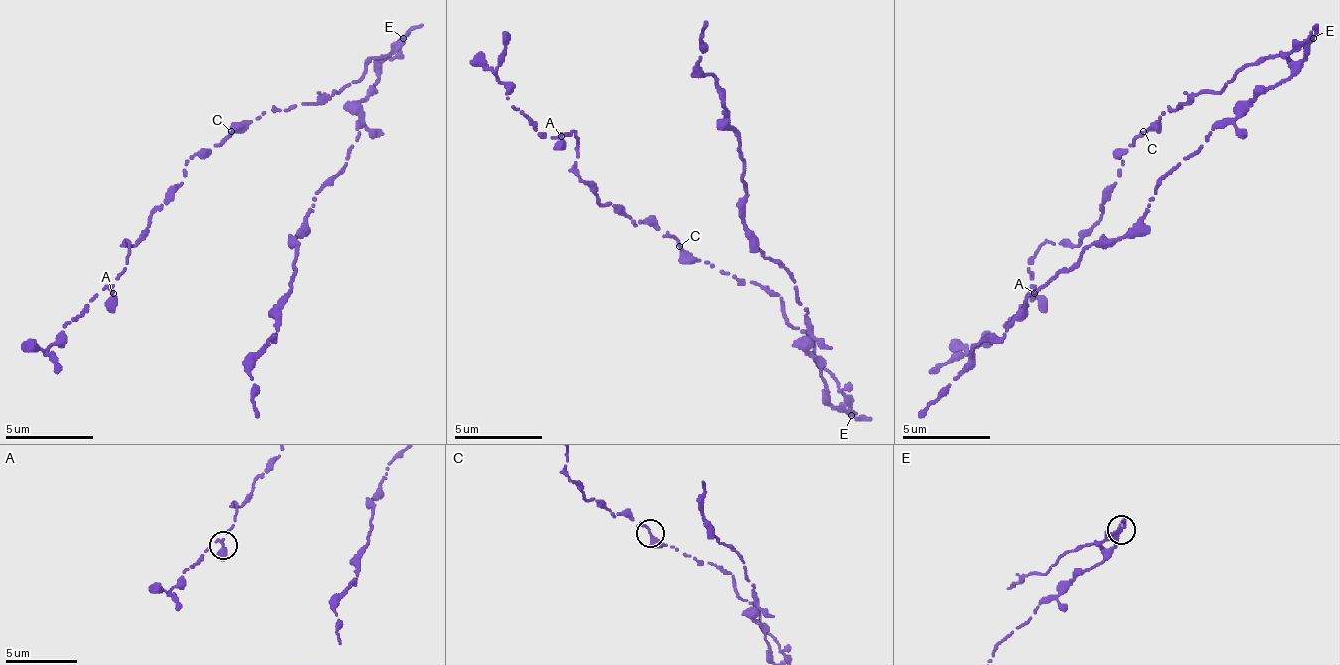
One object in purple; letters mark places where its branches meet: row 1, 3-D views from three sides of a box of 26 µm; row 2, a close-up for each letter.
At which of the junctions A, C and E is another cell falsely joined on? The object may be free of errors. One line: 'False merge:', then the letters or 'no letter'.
False merge: E

